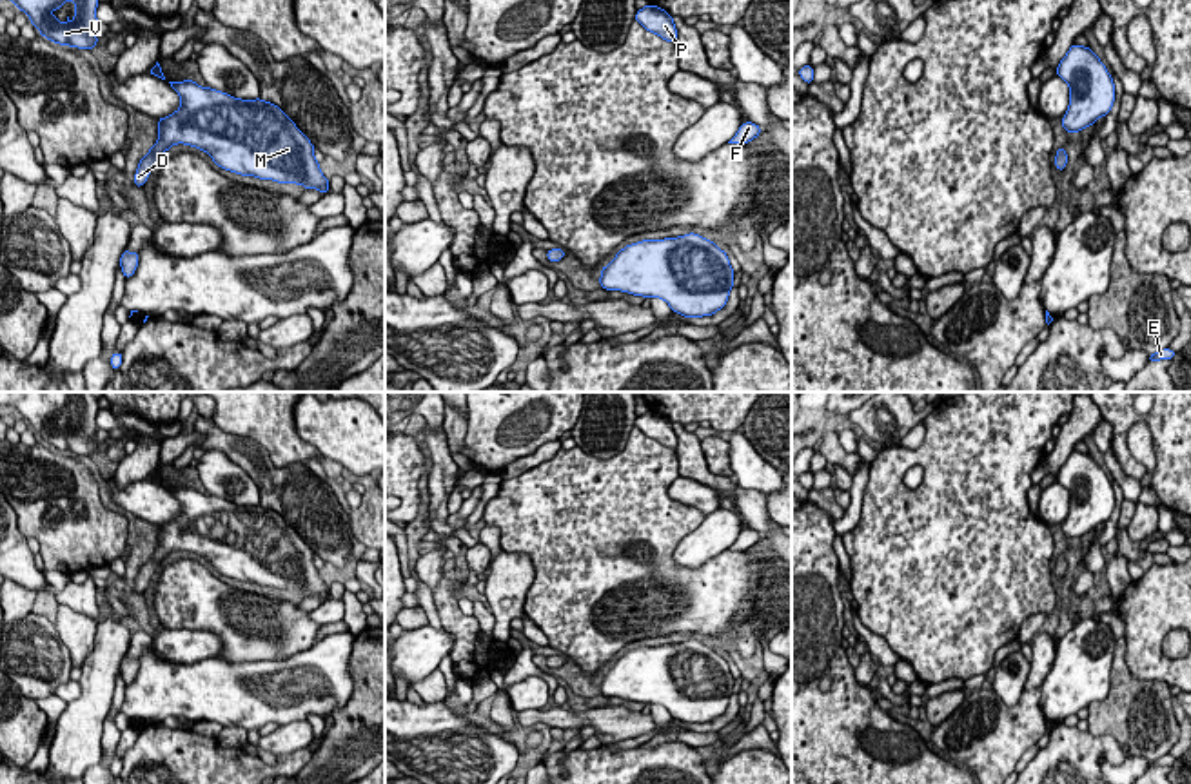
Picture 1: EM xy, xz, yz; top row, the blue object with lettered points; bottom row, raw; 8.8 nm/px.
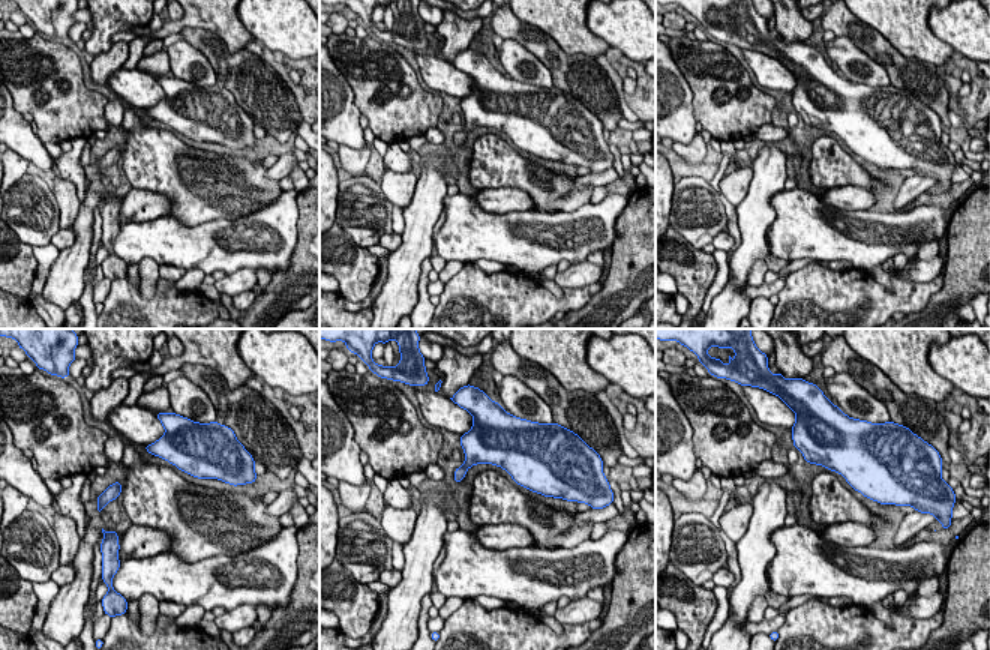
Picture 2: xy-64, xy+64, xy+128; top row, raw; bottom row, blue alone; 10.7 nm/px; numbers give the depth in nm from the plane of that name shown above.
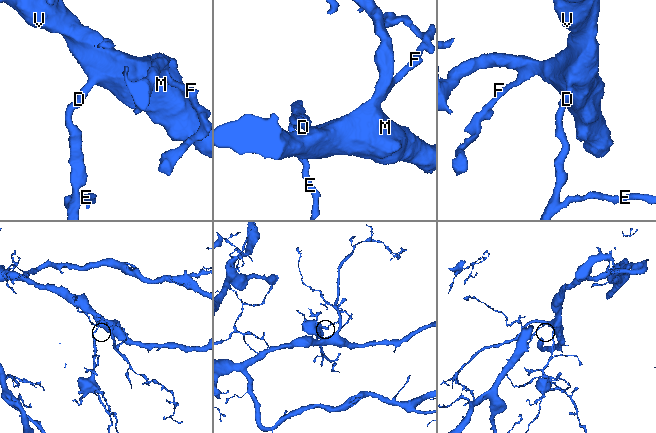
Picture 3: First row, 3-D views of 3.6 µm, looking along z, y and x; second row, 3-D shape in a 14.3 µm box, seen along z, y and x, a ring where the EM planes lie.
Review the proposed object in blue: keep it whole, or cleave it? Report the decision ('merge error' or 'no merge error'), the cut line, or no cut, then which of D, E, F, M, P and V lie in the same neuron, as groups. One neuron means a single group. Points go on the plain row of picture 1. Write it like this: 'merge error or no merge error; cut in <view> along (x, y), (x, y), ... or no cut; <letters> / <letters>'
no merge error; no cut; D E F M P V

